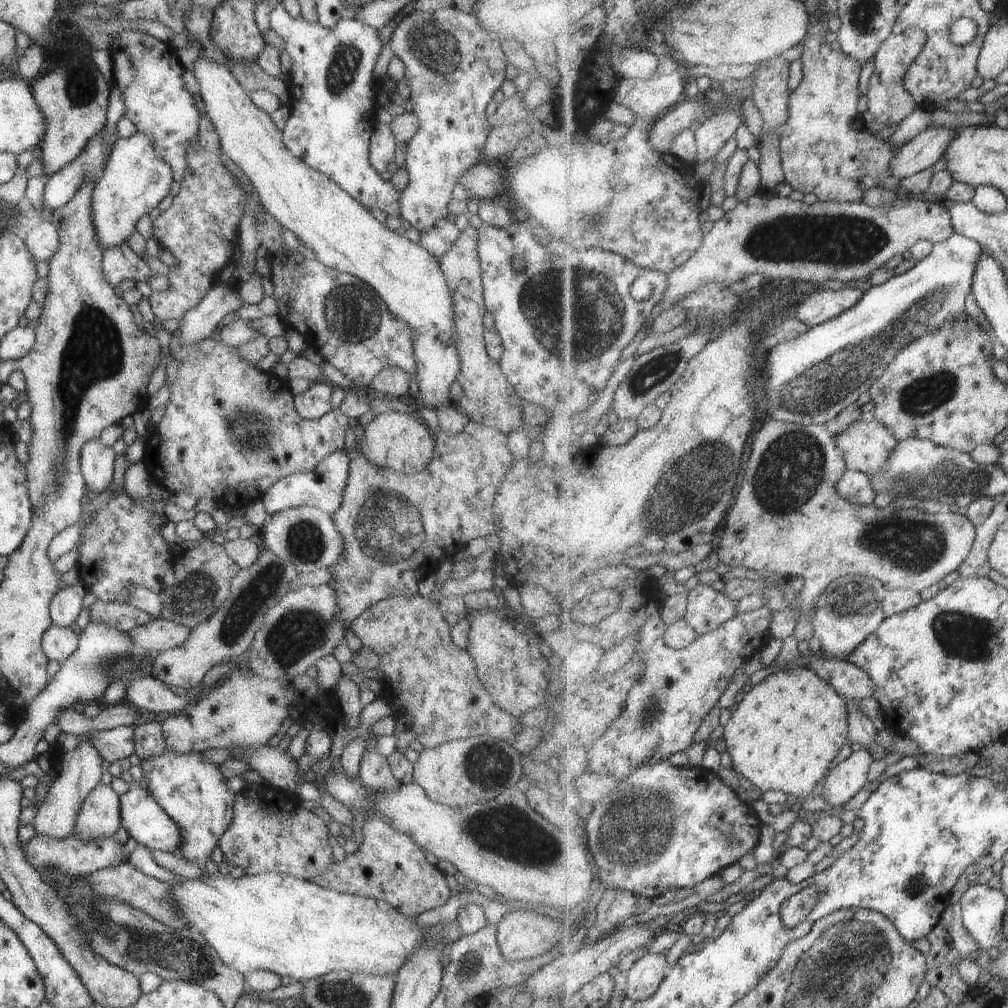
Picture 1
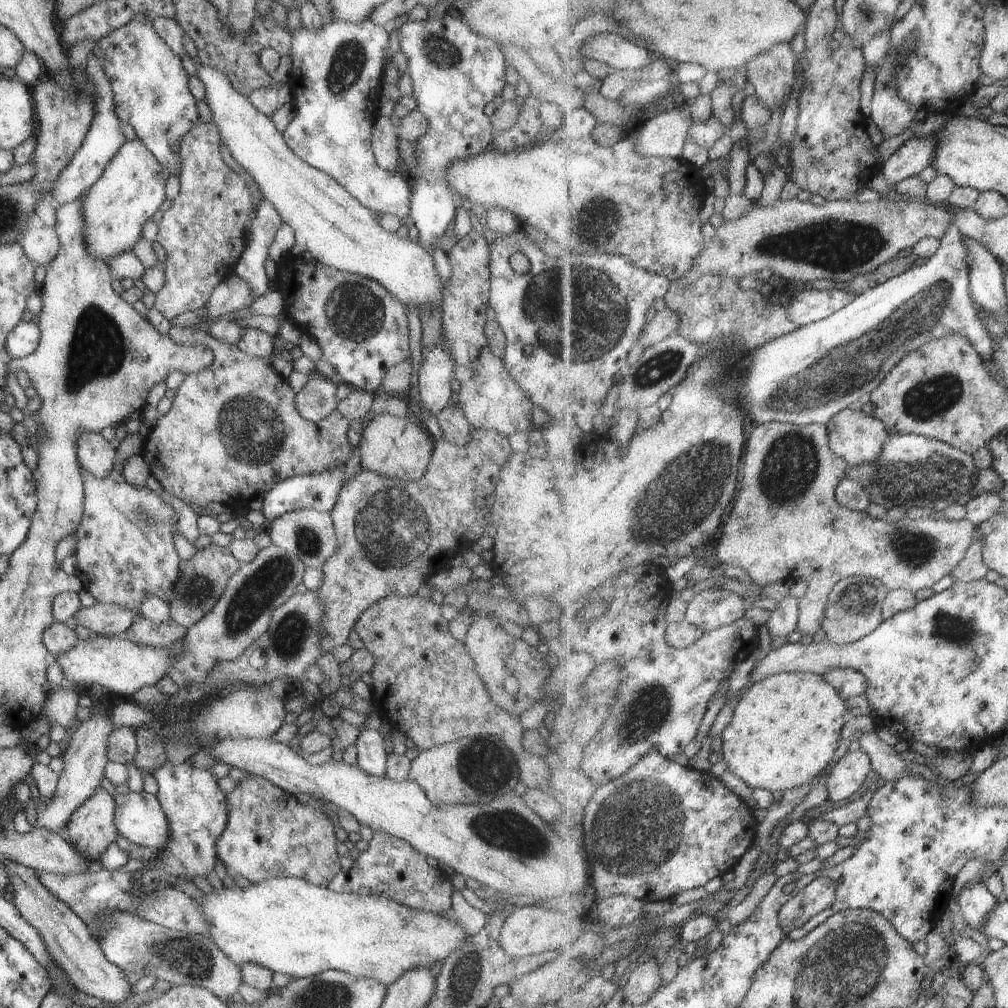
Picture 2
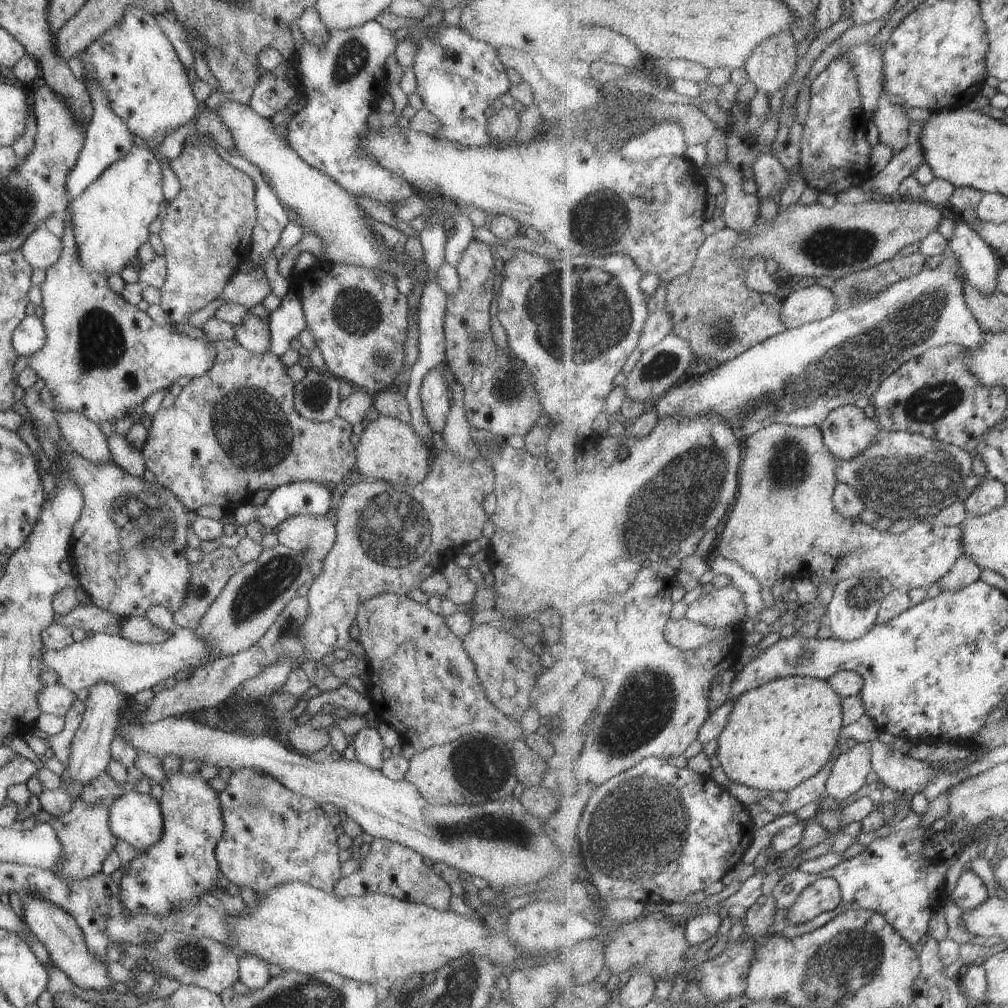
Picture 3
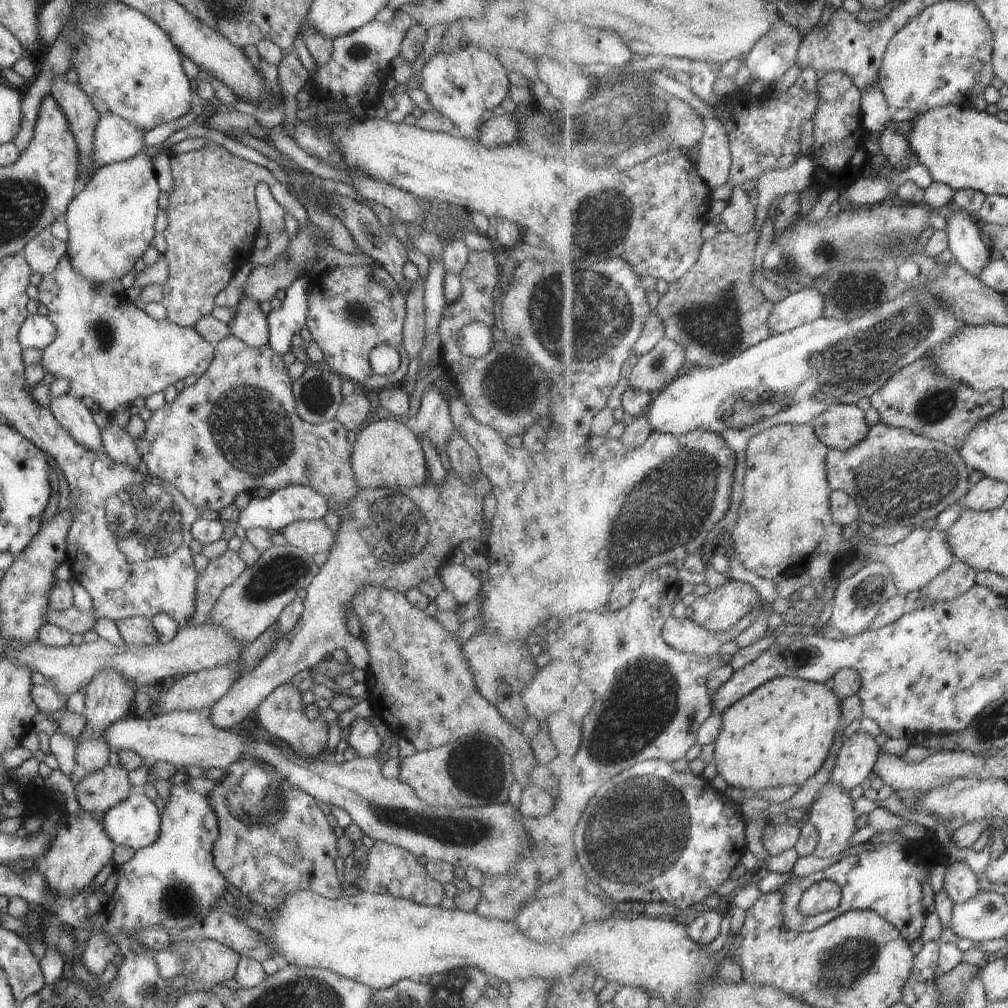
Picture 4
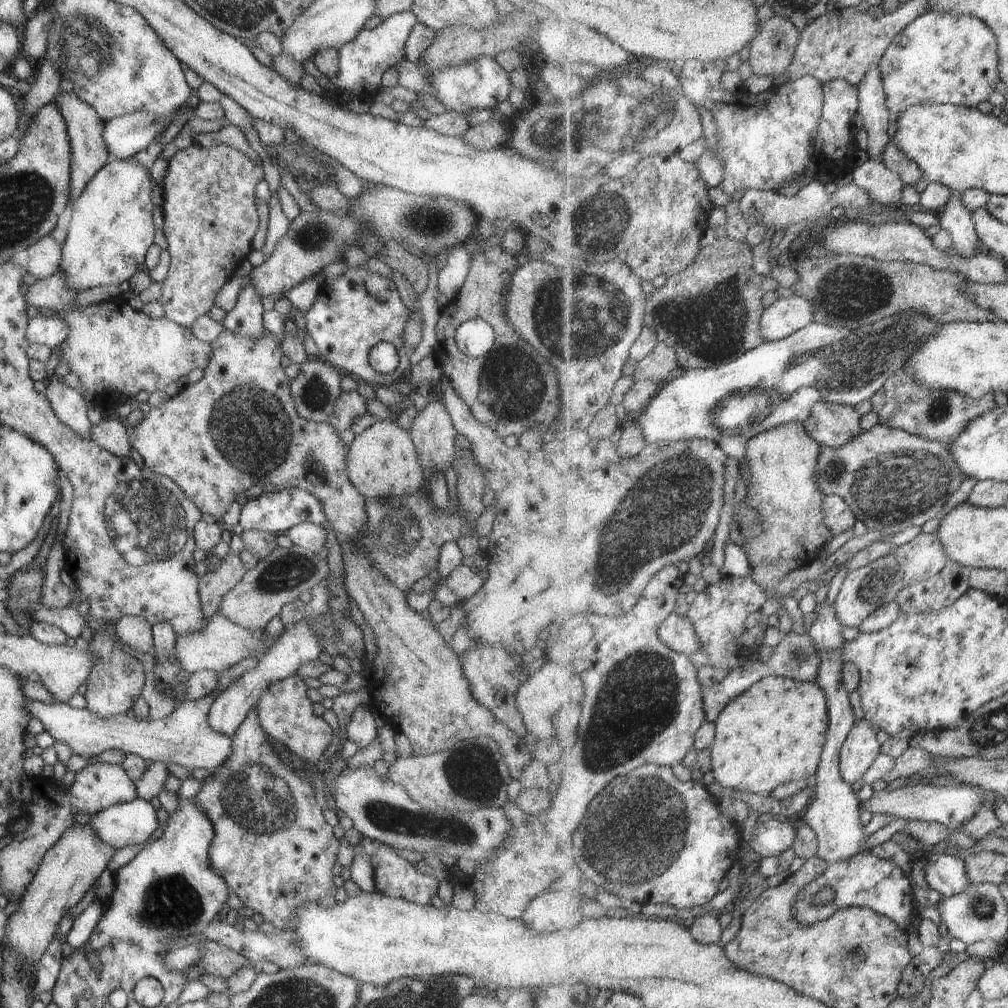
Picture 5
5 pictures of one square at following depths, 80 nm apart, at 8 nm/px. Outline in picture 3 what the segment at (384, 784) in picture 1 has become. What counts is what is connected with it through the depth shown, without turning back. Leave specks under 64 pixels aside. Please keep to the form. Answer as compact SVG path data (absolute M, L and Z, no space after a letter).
M362 727L348 741L353 746L356 759L369 768L379 769L382 765L381 752L383 743L376 730L370 727Z

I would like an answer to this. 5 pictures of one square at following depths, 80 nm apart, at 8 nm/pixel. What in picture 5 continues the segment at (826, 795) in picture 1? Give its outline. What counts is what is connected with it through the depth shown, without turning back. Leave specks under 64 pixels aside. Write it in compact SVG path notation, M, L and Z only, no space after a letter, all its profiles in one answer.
M863 716L844 740L840 752L840 771L846 783L851 785L861 780L881 754L881 744L875 734L876 726Z

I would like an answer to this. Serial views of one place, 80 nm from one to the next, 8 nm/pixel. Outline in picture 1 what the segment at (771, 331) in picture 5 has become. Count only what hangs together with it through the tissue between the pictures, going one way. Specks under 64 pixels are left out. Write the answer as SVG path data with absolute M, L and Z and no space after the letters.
M845 287L836 291L814 290L801 298L793 308L793 315L810 327L827 322L853 308L864 296L864 290Z

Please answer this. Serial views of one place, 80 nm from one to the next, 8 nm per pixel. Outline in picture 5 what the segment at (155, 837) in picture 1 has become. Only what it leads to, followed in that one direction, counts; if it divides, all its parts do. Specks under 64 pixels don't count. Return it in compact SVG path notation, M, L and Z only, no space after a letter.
M135 797L132 801L126 803L108 806L93 813L90 815L88 824L105 844L112 846L115 850L123 846L145 843L153 830L159 826L157 817L155 817L155 810L151 807L149 801L141 800L139 797Z

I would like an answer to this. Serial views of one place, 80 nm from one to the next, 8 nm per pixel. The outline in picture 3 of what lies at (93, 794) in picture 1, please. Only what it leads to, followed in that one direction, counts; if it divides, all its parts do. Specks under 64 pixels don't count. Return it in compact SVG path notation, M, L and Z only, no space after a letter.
M77 797L72 800L67 813L49 822L62 848L60 867L55 867L51 872L70 883L90 877L101 870L101 862L113 850L116 842L108 827L108 808L103 803L92 805Z

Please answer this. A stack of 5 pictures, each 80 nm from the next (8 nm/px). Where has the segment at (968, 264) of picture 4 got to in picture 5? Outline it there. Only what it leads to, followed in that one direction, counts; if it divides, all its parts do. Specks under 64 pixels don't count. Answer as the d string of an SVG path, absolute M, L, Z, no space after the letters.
M954 192L946 205L938 213L940 226L954 240L954 248L958 255L970 257L978 255L979 235L972 217L972 212L960 197L960 192Z

